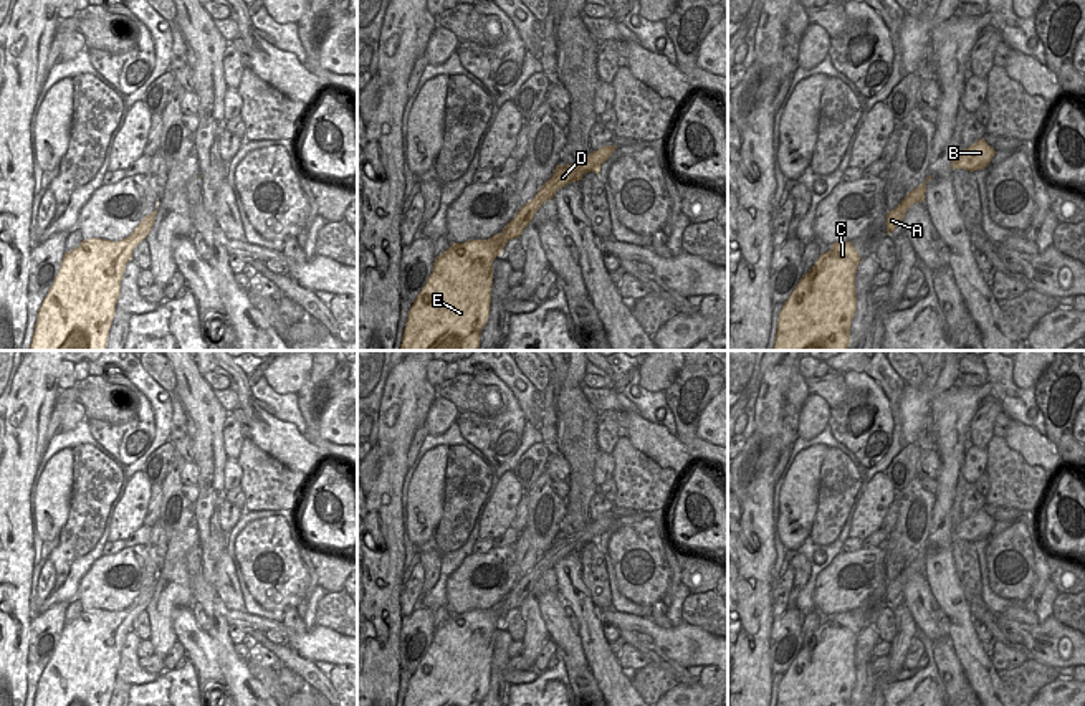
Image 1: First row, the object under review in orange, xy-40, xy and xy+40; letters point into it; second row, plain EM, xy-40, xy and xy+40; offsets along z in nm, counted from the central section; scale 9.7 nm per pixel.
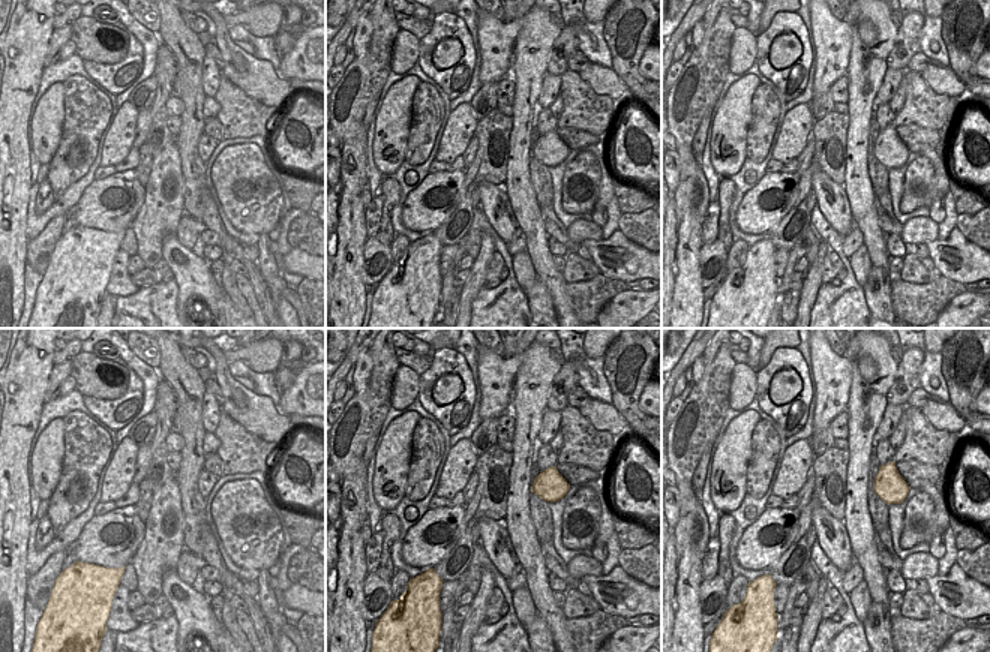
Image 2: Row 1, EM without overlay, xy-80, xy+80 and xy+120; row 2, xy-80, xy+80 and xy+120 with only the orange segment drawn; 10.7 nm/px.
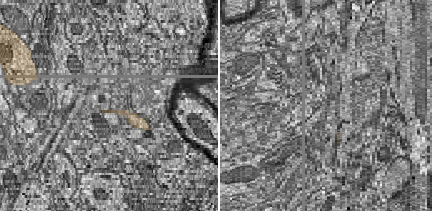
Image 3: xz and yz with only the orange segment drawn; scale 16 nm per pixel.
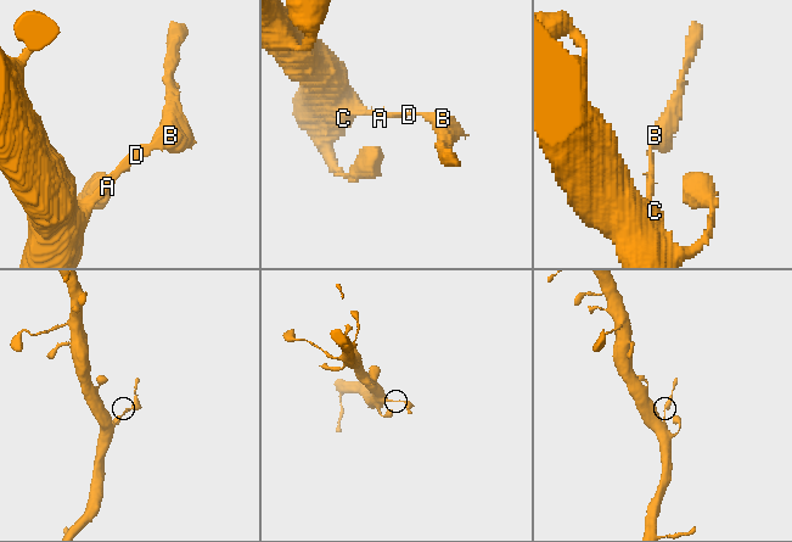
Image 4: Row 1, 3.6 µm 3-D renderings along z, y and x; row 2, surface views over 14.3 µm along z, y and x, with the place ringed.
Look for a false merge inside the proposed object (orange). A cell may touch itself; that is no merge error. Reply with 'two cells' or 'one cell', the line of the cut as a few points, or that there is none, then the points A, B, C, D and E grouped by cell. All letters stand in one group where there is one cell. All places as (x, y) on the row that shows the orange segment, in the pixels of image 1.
two cells; cut xy (559, 166), (573, 166), (581, 179); groups A C D E / B

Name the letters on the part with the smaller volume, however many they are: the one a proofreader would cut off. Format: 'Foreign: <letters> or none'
Foreign: B

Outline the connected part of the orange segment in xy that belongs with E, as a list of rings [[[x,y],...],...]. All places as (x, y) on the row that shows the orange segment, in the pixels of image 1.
[[[556,165],[552,177],[501,233],[488,240],[452,243],[438,255],[409,311],[400,351],[478,351],[490,316],[495,258],[509,240],[519,238],[544,202],[579,180],[579,169]]]

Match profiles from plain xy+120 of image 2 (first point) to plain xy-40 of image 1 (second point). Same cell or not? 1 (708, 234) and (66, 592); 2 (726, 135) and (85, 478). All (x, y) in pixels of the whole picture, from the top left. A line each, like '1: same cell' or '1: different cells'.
1: different cells
2: different cells

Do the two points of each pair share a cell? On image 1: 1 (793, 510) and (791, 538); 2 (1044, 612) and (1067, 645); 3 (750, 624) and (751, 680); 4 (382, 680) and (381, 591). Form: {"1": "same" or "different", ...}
{"1": "same", "2": "different", "3": "same", "4": "same"}

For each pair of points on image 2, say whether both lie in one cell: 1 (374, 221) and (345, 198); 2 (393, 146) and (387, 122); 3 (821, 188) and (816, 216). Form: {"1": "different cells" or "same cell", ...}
{"1": "different cells", "2": "same cell", "3": "different cells"}

